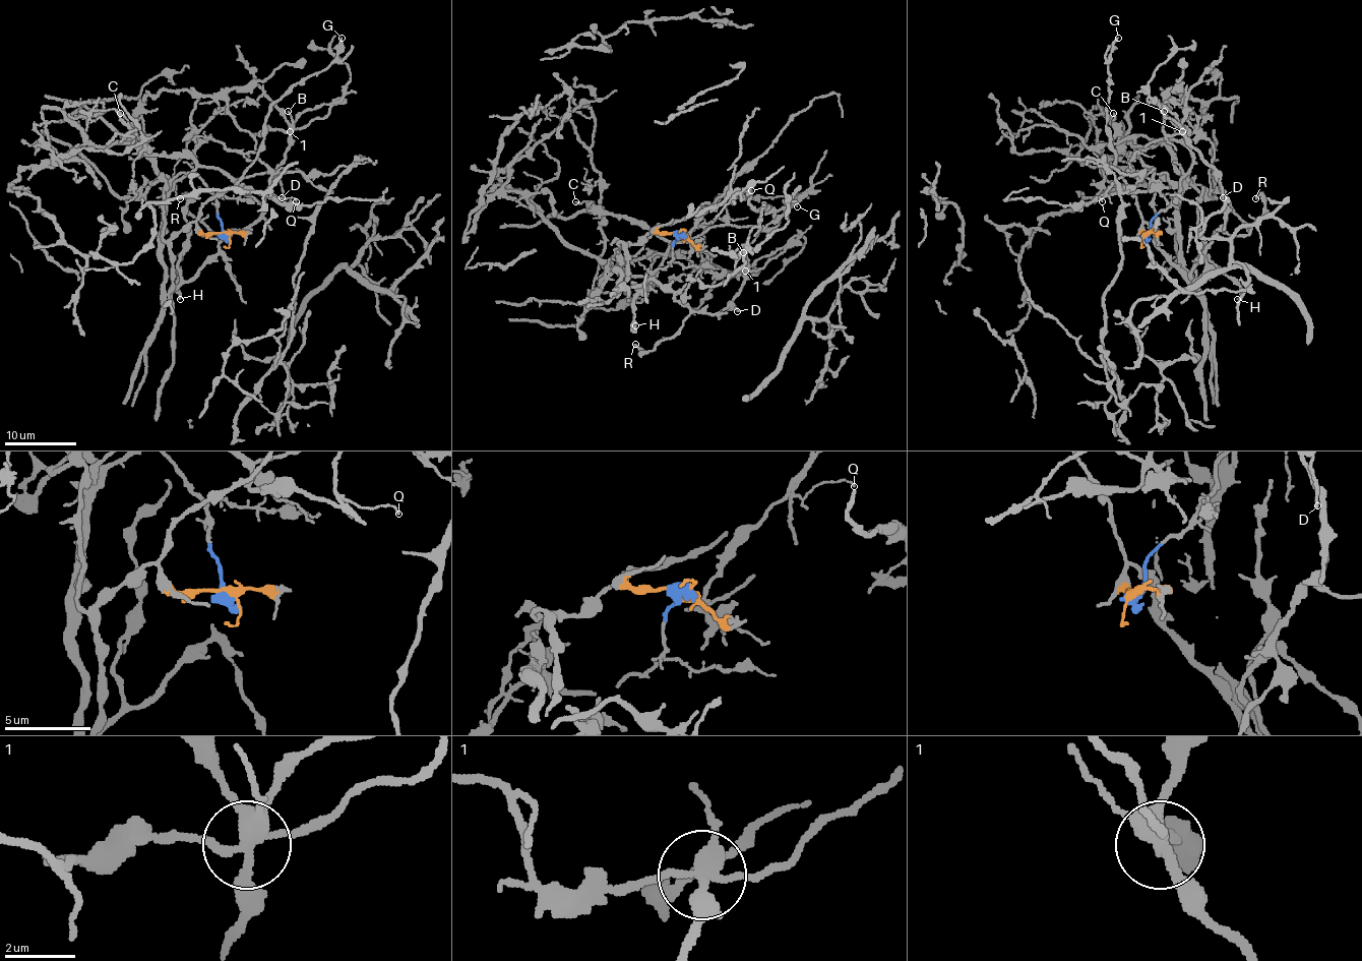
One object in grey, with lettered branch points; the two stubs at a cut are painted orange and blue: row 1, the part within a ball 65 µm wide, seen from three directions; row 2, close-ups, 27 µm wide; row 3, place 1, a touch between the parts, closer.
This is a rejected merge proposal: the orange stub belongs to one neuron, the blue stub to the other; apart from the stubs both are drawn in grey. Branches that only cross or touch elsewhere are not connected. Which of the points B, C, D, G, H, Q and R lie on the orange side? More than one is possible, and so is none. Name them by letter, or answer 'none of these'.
B, D, G, H, R

